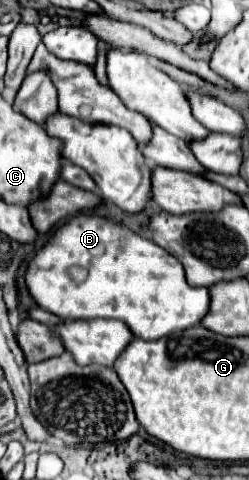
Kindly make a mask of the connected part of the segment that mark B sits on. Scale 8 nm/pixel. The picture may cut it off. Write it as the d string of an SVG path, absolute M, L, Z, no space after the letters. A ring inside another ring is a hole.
M77 214L63 226L55 228L43 248L33 256L25 272L25 284L39 308L63 318L63 320L87 320L87 318L115 318L129 326L133 336L143 340L159 340L167 334L183 332L189 326L197 326L209 308L207 288L193 288L185 280L183 266L147 238L131 232L129 228L101 216ZM71 266L87 270L87 278L77 284L69 276Z

